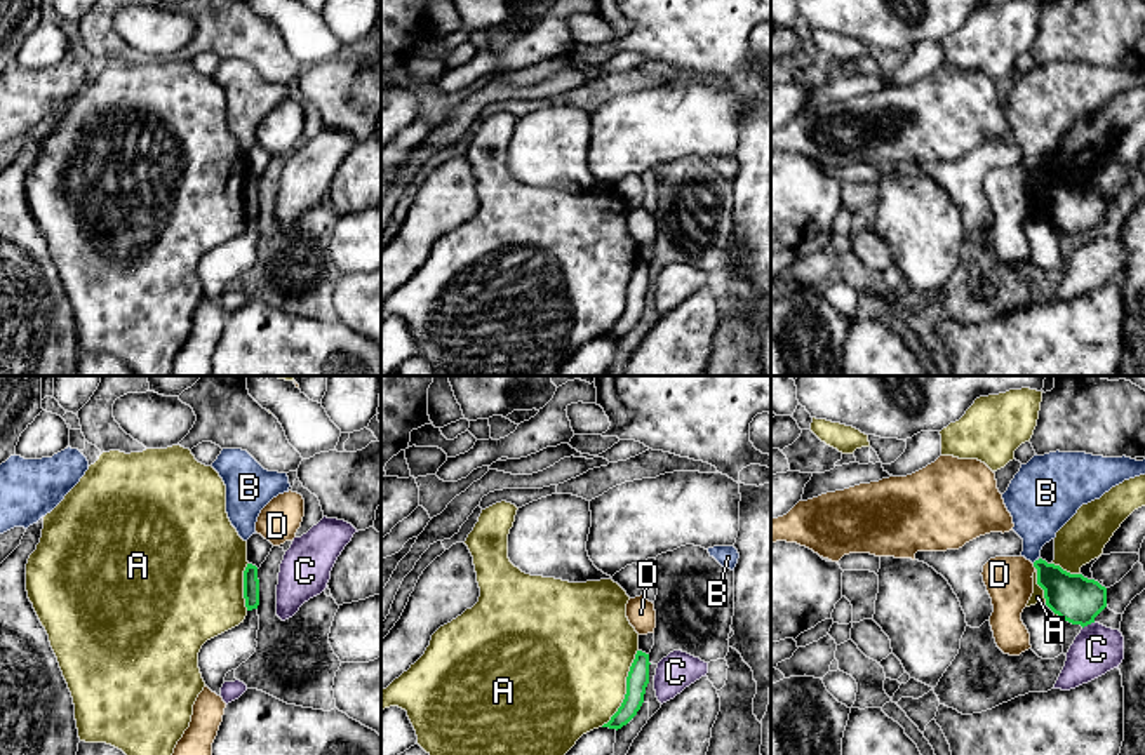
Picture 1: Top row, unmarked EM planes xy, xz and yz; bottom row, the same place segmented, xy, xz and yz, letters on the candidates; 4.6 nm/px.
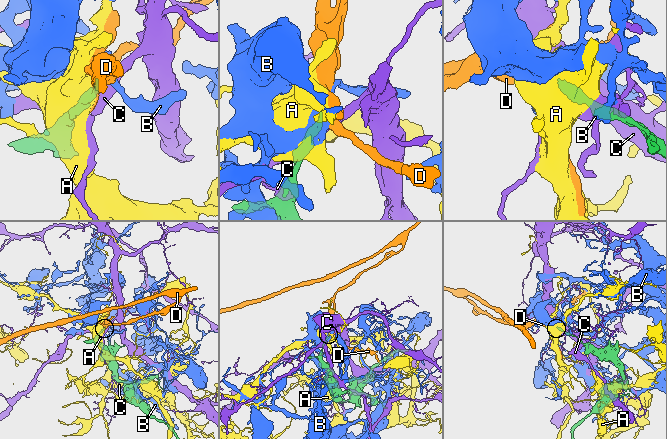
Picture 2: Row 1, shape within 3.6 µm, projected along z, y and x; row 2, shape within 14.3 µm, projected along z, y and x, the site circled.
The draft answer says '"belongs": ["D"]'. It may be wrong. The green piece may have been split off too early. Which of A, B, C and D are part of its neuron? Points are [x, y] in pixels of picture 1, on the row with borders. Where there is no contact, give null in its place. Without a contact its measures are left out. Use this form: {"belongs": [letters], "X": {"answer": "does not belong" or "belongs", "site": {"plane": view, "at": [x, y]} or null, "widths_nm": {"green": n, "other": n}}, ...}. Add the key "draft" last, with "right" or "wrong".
{"belongs": [], "A": {"answer": "does not belong", "site": {"plane": "xz", "at": [627, 689]}, "widths_nm": {"green": 100, "other": 480}}, "B": {"answer": "does not belong", "site": {"plane": "yz", "at": [1036, 561]}, "widths_nm": {"green": 220, "other": 280}}, "C": {"answer": "does not belong", "site": {"plane": "yz", "at": [1088, 623]}, "widths_nm": {"green": 220, "other": 220}}, "D": {"answer": "does not belong", "site": {"plane": "yz", "at": [1034, 566]}, "widths_nm": {"green": 220, "other": 220}}, "draft": "wrong"}

